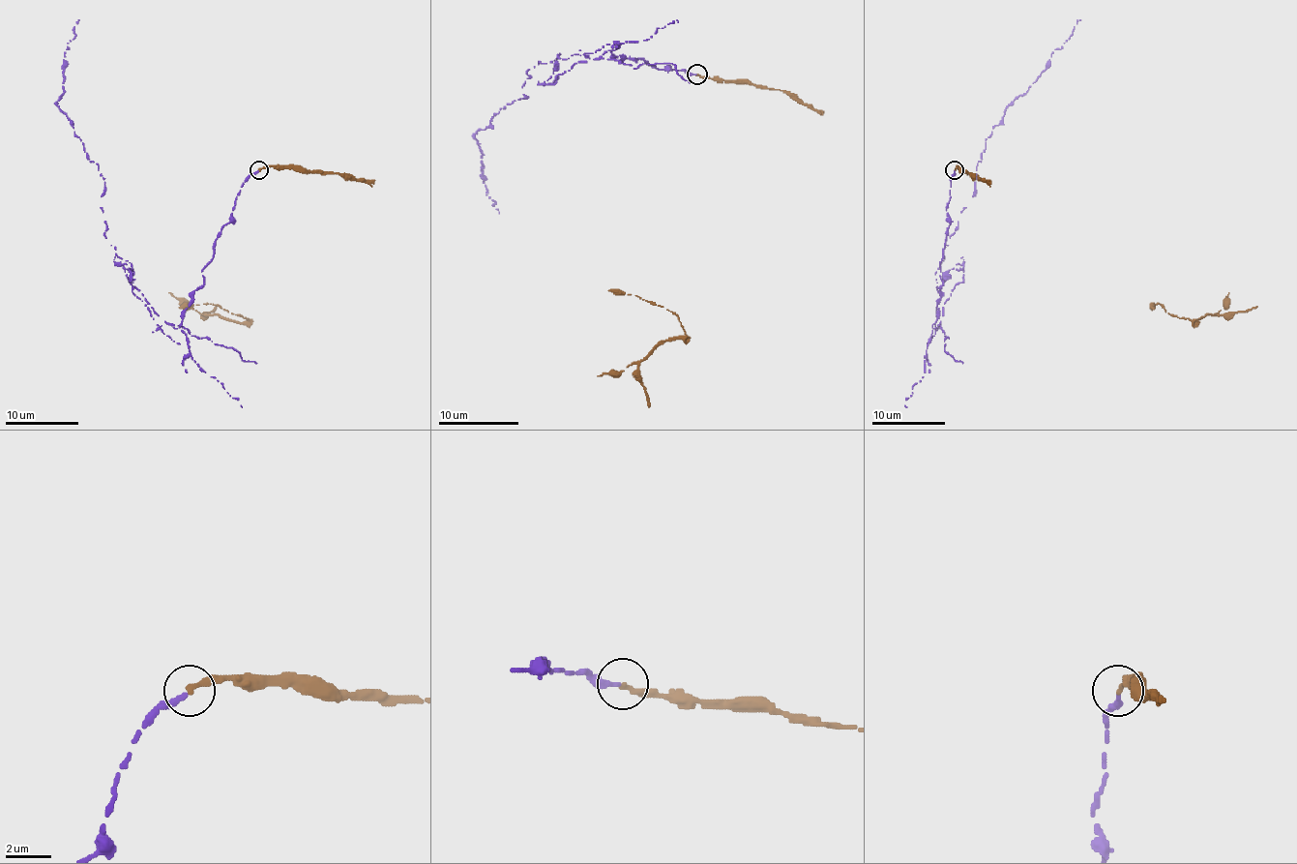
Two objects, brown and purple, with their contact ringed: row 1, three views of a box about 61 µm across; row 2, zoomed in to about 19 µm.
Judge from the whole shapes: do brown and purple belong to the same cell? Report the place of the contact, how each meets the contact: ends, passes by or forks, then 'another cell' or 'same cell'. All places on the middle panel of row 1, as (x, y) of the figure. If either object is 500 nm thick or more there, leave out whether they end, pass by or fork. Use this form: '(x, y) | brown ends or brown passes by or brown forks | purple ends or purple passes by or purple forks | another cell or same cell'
(696, 74) | brown ends | purple ends | another cell

